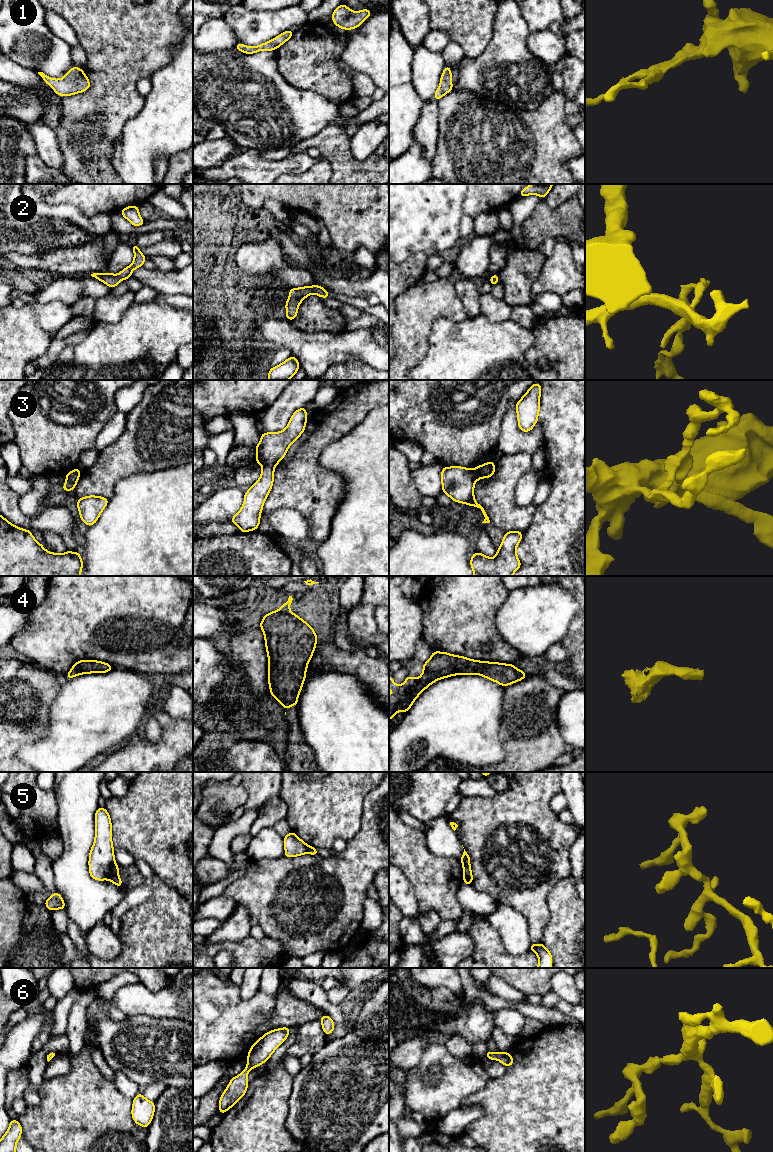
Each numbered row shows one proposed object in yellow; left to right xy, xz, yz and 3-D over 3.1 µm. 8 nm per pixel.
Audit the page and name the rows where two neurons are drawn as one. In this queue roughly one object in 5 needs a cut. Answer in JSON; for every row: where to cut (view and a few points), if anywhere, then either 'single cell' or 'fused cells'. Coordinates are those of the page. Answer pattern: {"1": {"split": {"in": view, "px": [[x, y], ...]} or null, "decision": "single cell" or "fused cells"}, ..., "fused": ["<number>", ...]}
{"1": {"split": null, "decision": "single cell"}, "2": {"split": null, "decision": "single cell"}, "3": {"split": {"in": "xz", "px": [[274, 465], [262, 466]]}, "decision": "fused cells"}, "4": {"split": null, "decision": "single cell"}, "5": {"split": {"in": "xy", "px": [[115, 863], [111, 869], [109, 879]]}, "decision": "fused cells"}, "6": {"split": null, "decision": "single cell"}, "fused": ["3", "5"]}

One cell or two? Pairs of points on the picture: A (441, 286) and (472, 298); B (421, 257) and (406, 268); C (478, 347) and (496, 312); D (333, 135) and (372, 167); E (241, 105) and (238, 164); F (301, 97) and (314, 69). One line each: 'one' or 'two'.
A: two
B: one
C: two
D: one
E: two
F: two

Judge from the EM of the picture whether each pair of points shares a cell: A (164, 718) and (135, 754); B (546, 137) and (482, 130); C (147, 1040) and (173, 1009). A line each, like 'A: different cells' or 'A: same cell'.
A: different cells
B: same cell
C: different cells

